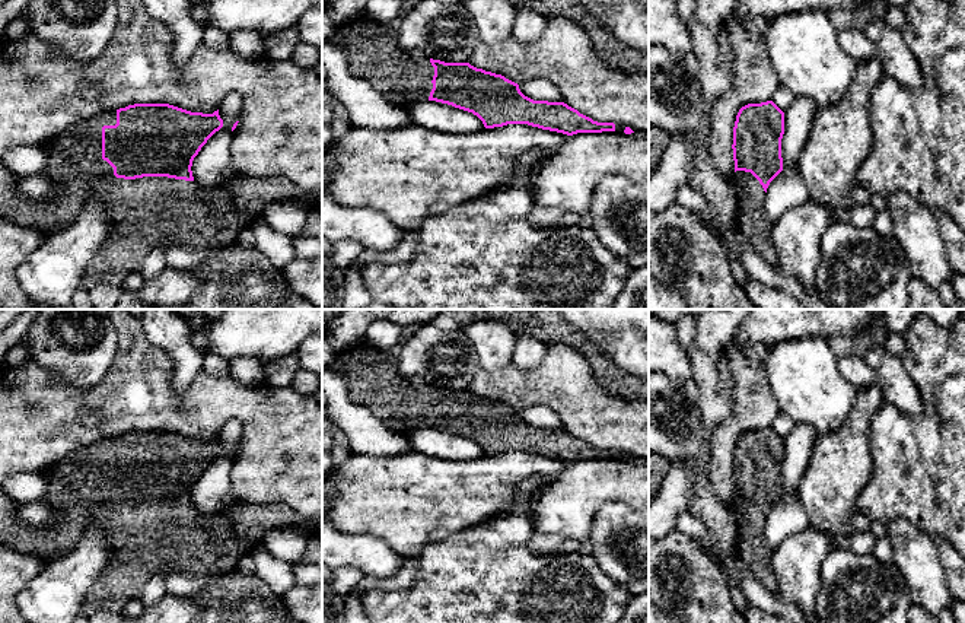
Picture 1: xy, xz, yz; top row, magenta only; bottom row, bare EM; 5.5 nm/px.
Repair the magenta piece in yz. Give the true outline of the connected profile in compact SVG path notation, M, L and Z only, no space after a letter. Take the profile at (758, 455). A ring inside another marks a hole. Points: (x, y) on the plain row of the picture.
M773 429L748 430L733 454L735 514L739 527L739 556L759 584L775 594L771 549L765 537L770 509L783 498L781 465L784 439Z

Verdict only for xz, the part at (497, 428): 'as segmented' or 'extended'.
extended

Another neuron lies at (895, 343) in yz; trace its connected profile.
M888 333L885 344L886 350L896 357L902 357L905 352L905 338L902 334L898 333Z

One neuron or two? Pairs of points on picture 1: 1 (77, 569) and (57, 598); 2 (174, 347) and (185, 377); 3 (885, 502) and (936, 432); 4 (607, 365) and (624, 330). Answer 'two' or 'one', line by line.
1: one
2: one
3: one
4: two

